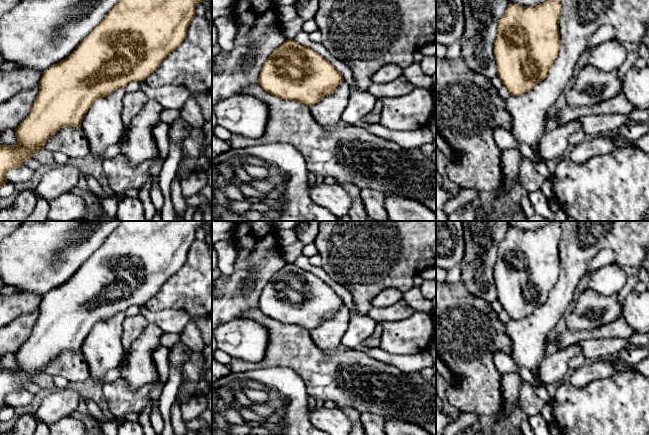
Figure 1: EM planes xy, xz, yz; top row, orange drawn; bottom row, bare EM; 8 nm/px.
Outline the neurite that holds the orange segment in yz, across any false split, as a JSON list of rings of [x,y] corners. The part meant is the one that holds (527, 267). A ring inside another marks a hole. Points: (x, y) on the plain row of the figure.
[[[552,221],[542,228],[530,231],[508,228],[506,236],[498,246],[494,280],[497,300],[510,319],[519,320],[529,316],[538,305],[543,305],[547,301],[560,274],[561,238],[560,221]]]

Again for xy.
[[[122,221],[103,244],[64,284],[51,289],[39,305],[39,317],[28,340],[15,353],[17,369],[0,369],[0,411],[7,407],[6,396],[21,391],[25,384],[43,374],[47,364],[61,352],[81,351],[82,344],[91,329],[99,322],[106,321],[131,305],[145,305],[184,265],[189,248],[195,241],[196,229],[212,221]]]

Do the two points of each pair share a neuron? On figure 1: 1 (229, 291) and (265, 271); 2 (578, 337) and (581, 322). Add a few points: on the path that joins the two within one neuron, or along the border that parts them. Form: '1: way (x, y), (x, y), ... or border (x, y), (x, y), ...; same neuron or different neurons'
1: way (237, 280), (241, 272), (249, 264), (254, 264); same neuron
2: border (602, 325), (591, 329), (567, 329); different neurons

